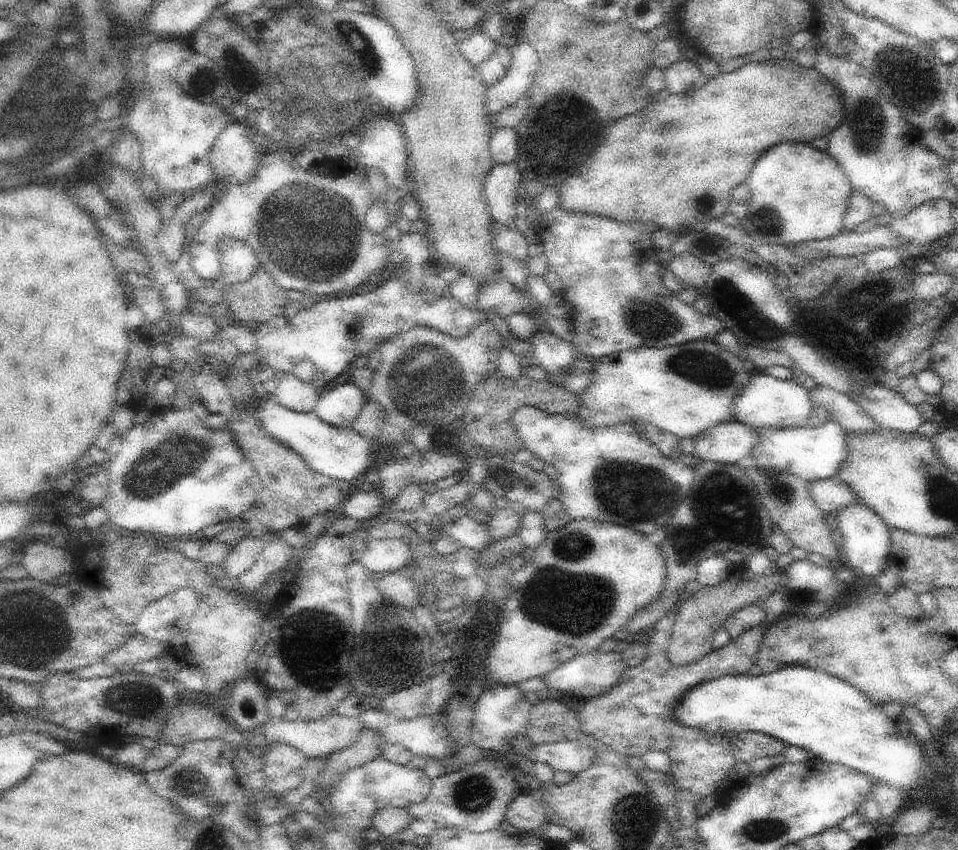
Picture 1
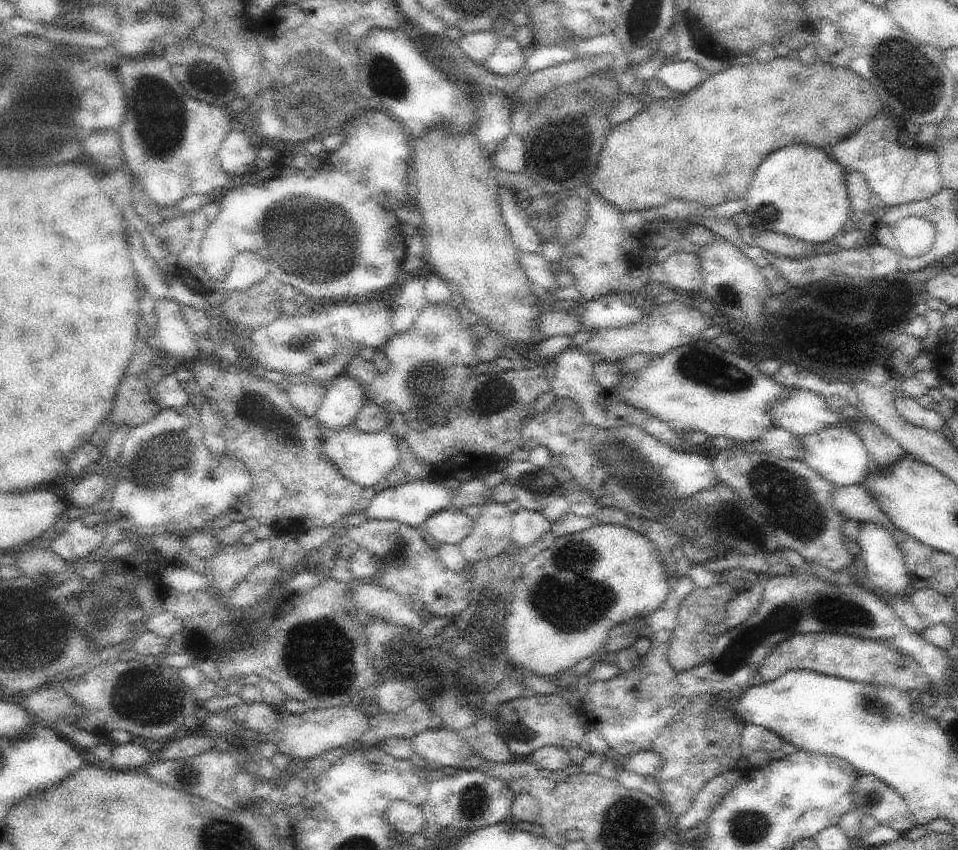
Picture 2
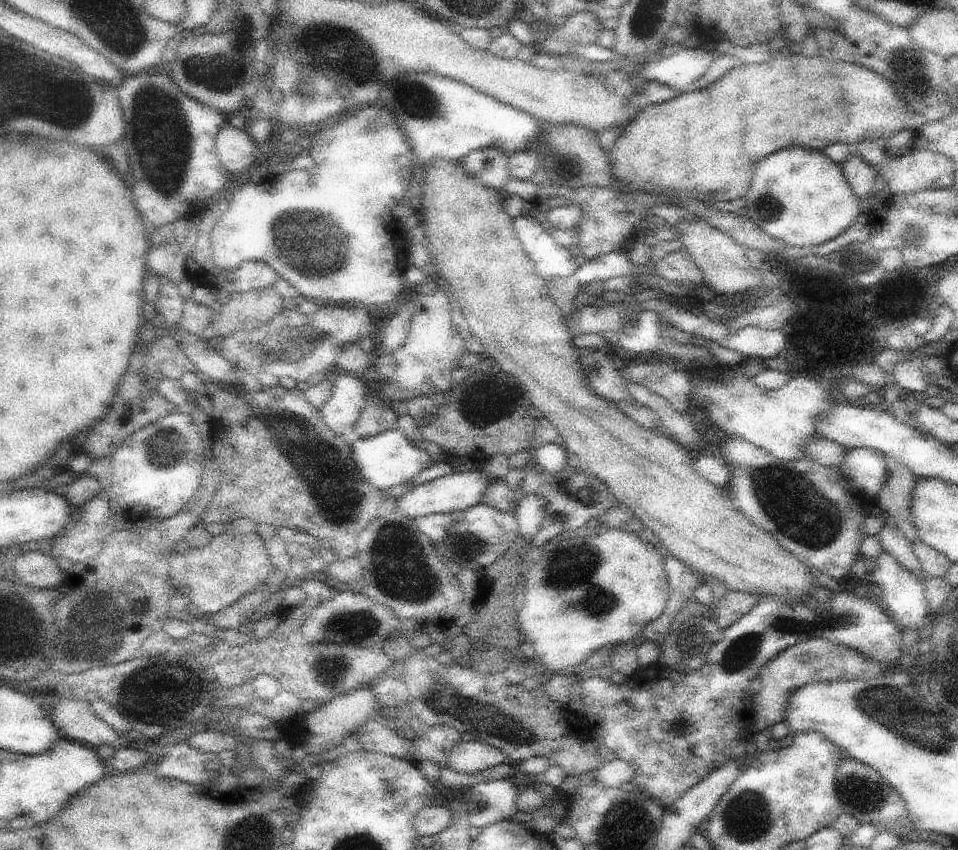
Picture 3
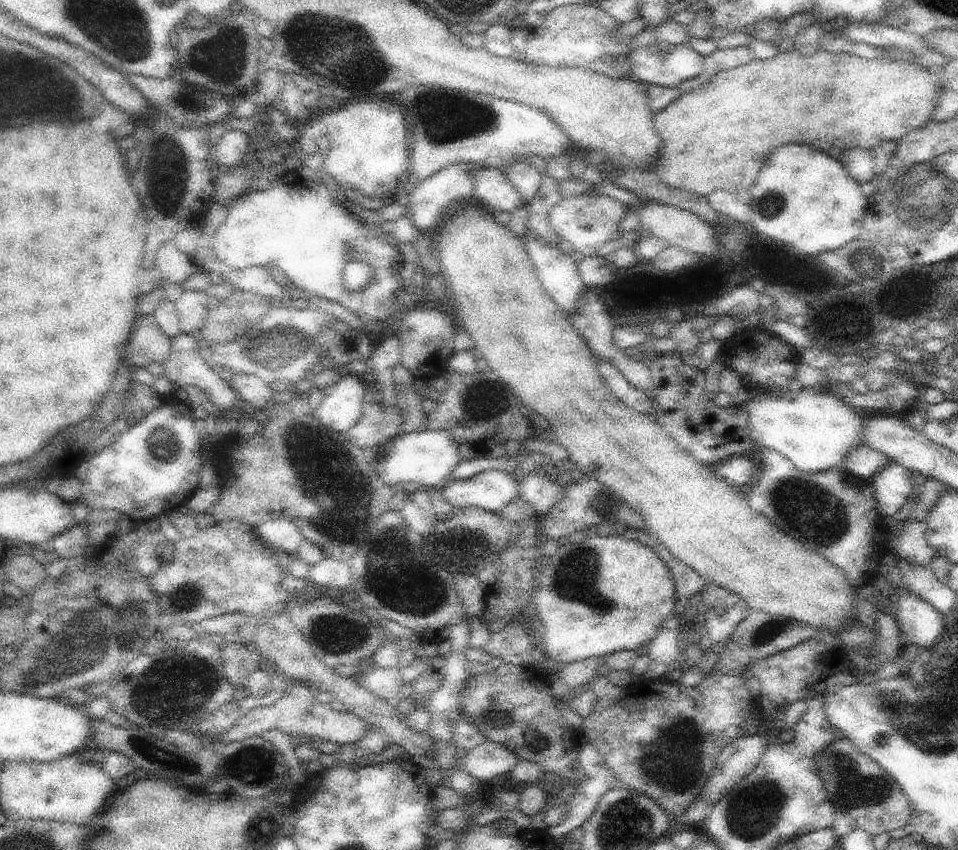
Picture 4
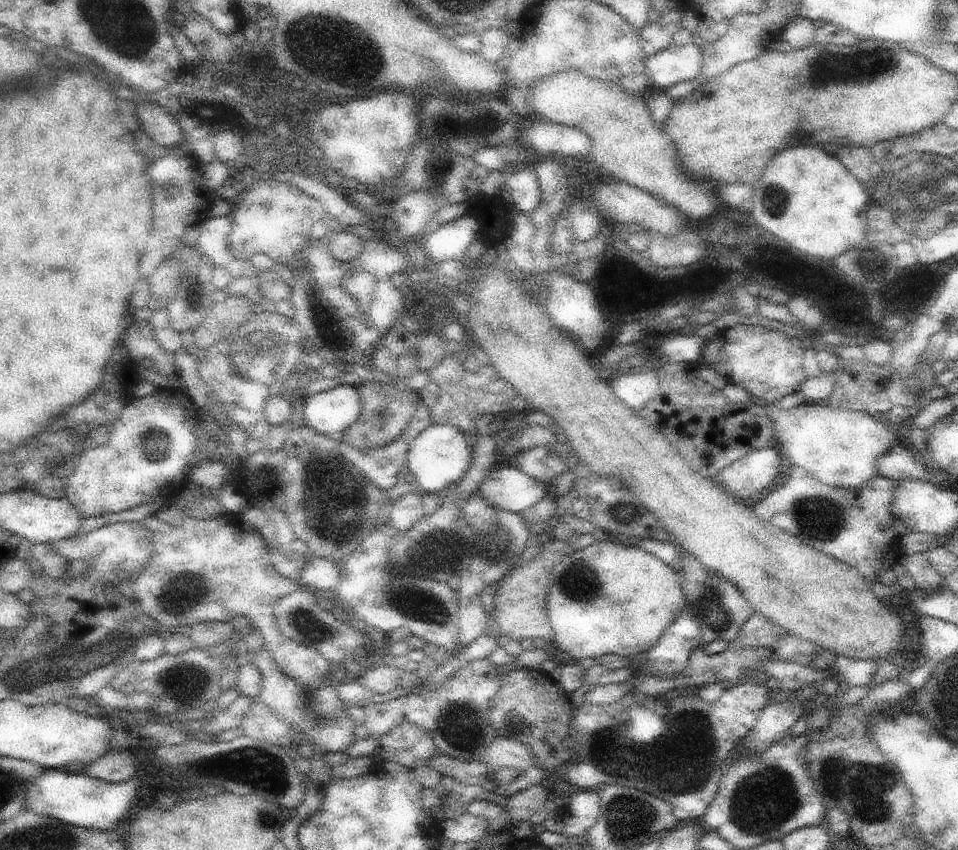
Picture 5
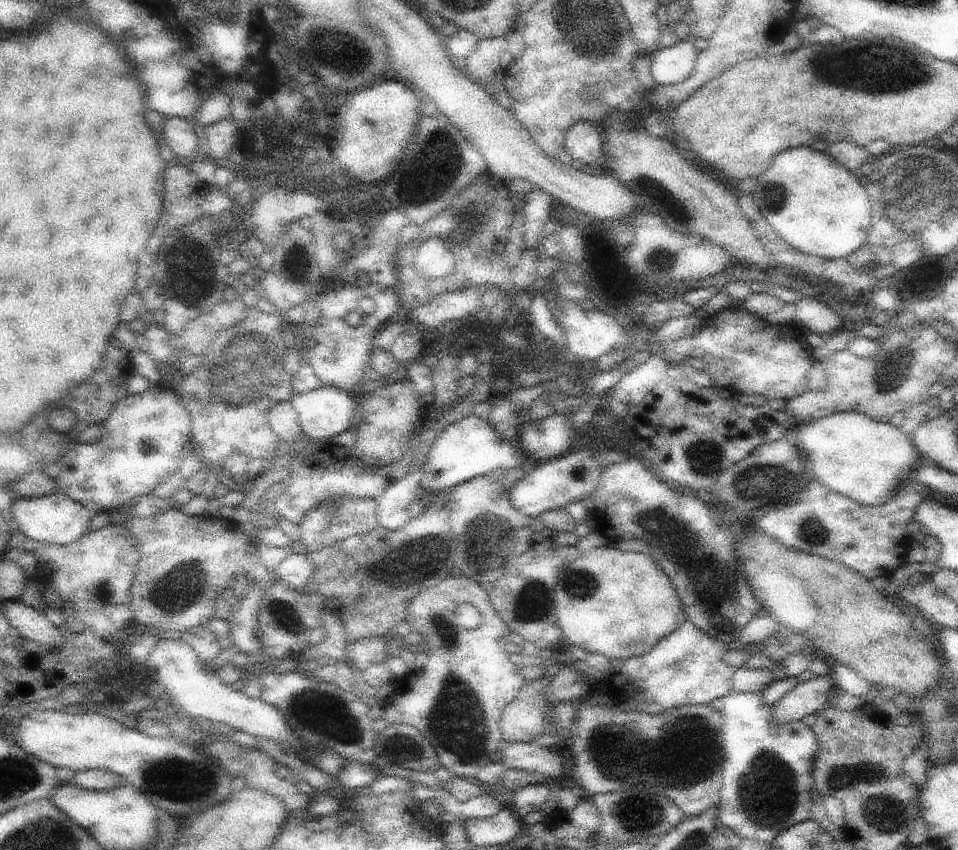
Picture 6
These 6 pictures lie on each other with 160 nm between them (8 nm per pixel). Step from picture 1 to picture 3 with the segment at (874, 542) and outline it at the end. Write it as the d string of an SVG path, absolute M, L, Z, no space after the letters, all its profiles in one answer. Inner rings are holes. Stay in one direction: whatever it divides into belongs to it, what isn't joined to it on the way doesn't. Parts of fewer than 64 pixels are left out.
M884 548L876 562L876 570L870 571L868 575L867 582L871 590L901 628L912 627L920 630L922 625L929 621L929 602L925 595L924 583Z

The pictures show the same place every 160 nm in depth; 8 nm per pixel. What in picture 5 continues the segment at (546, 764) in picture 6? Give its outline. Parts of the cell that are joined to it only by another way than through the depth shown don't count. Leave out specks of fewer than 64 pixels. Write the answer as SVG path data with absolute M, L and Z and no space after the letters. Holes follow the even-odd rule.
M500 737L491 744L483 758L483 770L488 774L501 768L525 771L533 764L533 752L522 741Z

